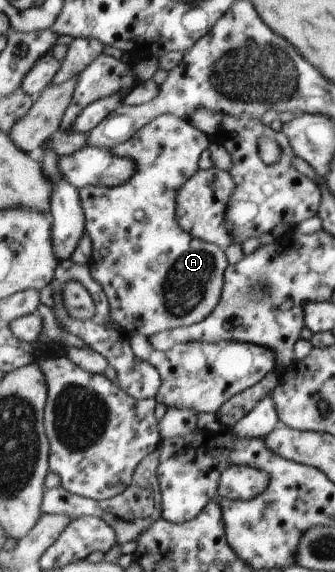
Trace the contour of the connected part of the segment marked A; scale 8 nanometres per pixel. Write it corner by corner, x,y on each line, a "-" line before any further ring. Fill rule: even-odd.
161,115
129,141
112,148
115,155
131,157
137,165
135,175
125,185
89,185
80,189
86,232
92,241
88,266
107,294
113,321
132,336
139,334
151,338
160,332
201,322
216,310
224,294
225,274
229,266
224,249
185,231
176,212
178,191
200,170
199,160
210,144
206,132
197,129
188,120
177,115

